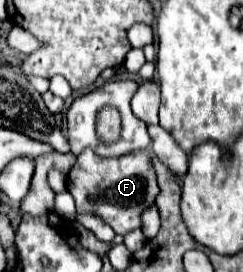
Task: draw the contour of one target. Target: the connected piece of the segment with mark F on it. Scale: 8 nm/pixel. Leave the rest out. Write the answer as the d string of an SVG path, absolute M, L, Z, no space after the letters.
M86 148L72 166L68 174L68 192L76 200L78 214L98 214L104 218L116 234L128 234L136 228L142 228L142 212L154 206L156 196L160 194L158 176L152 164L154 154L150 150L130 152L120 158L102 158L92 148Z

